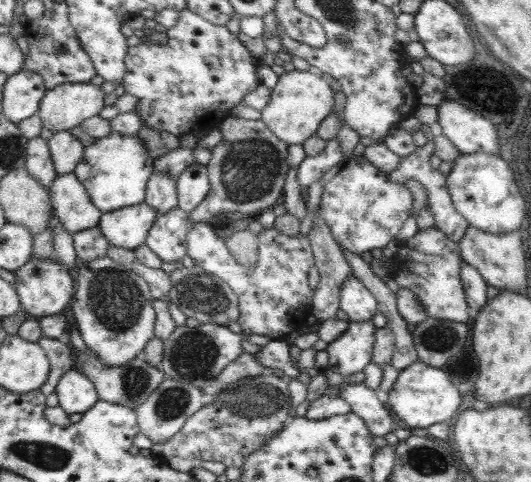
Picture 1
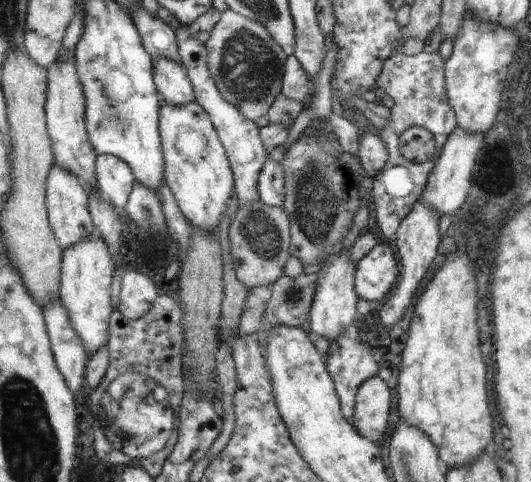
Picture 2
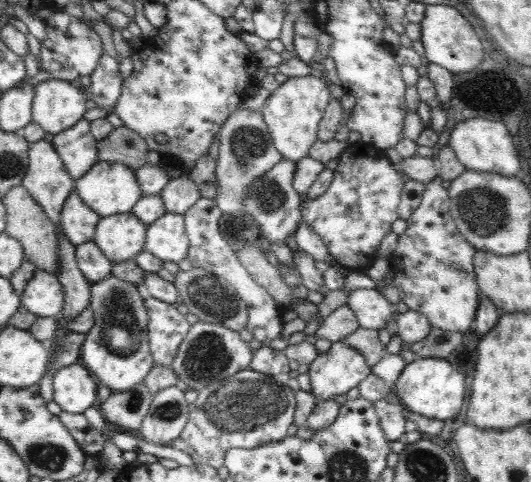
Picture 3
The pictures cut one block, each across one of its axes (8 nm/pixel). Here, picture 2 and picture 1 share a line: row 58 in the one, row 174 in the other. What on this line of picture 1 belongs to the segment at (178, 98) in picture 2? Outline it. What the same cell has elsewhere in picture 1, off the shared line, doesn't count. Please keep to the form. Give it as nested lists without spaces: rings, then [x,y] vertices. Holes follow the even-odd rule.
[[[152,173],[147,182],[144,202],[158,213],[178,207],[176,179],[166,173]]]

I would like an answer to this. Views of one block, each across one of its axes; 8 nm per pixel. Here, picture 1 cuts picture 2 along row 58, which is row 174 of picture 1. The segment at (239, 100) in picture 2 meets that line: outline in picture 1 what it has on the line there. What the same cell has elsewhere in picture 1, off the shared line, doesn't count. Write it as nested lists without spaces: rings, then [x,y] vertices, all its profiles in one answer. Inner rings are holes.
[[[228,116],[217,127],[221,130],[222,142],[210,149],[211,158],[205,166],[210,188],[206,198],[188,214],[191,222],[208,221],[217,213],[230,211],[242,212],[242,214],[256,214],[272,208],[275,203],[282,199],[285,176],[289,169],[287,163],[287,148],[289,144],[280,140],[264,124],[262,119],[250,120]]]

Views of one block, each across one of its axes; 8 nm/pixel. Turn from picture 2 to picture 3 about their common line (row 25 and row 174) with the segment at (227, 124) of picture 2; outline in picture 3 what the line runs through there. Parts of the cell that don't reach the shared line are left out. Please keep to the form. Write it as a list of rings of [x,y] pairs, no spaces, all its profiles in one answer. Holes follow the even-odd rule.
[[[180,174],[179,177],[170,179],[159,194],[164,202],[166,213],[184,214],[198,199],[198,192],[192,179]]]

